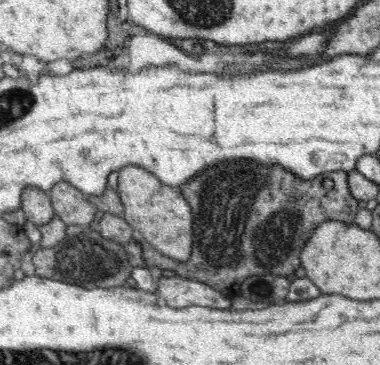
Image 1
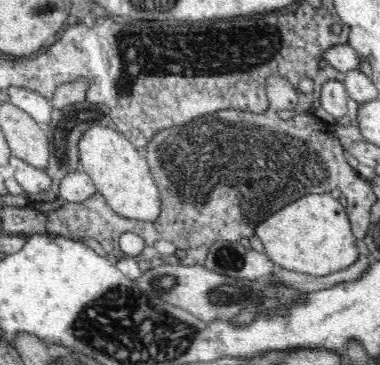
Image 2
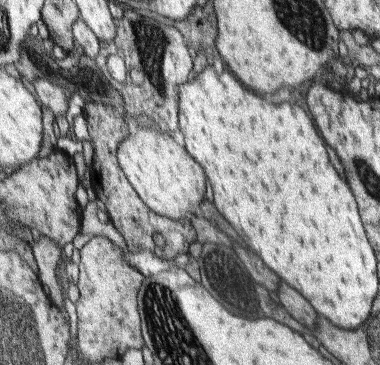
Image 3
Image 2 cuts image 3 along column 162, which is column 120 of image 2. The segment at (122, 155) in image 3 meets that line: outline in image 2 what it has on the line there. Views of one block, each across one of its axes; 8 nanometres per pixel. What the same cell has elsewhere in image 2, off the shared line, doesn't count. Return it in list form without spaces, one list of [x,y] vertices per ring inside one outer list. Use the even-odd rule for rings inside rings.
[[[98,122],[88,124],[86,132],[78,142],[80,150],[80,168],[94,180],[98,194],[104,198],[110,210],[128,218],[128,220],[144,220],[152,222],[160,214],[160,192],[150,174],[144,152],[136,150],[136,146],[118,130],[102,128]]]

